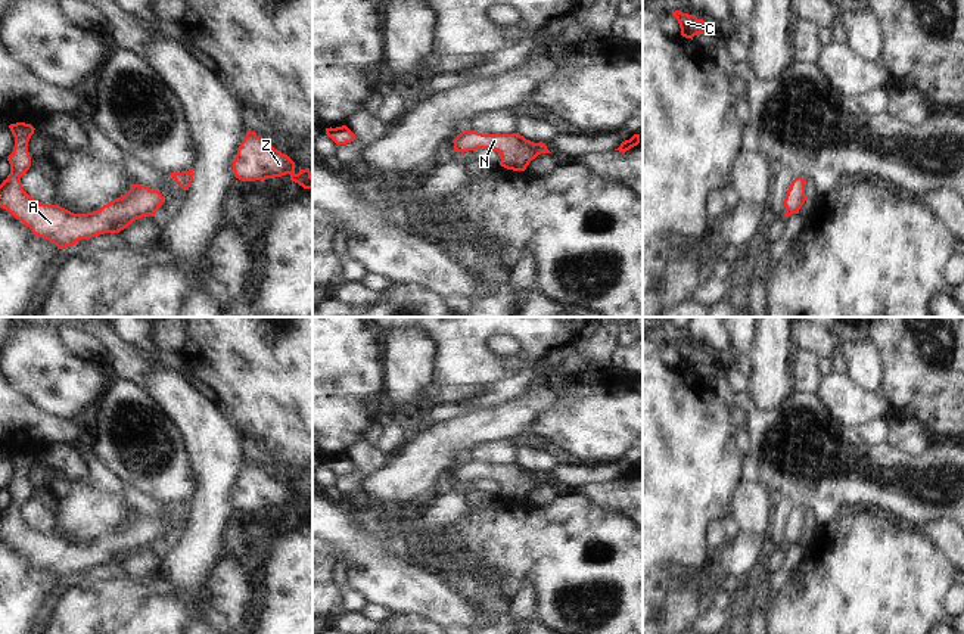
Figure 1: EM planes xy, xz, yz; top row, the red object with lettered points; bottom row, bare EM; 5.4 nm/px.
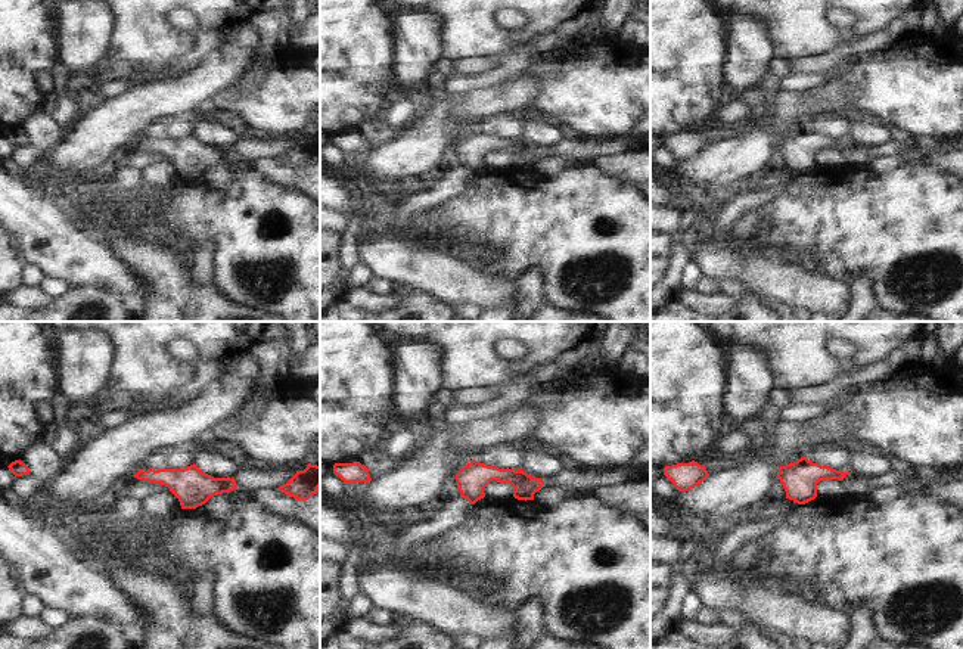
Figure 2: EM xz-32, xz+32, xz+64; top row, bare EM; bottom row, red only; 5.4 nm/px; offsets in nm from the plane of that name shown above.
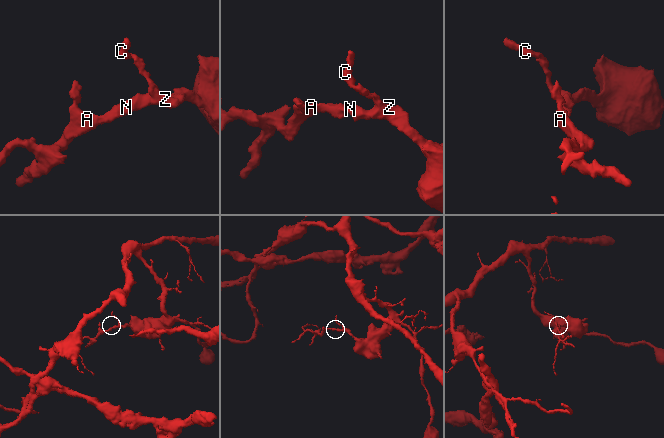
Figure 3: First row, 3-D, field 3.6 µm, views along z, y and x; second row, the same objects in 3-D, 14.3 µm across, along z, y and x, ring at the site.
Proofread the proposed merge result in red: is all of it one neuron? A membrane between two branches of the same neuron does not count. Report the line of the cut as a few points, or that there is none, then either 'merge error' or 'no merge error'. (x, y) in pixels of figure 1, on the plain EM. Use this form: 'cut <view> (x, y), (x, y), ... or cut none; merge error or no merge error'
cut none; no merge error

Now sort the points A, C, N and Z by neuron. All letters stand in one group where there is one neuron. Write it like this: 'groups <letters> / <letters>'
groups A C N Z

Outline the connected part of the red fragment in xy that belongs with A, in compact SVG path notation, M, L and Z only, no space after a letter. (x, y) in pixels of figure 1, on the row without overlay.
M25 453L10 454L9 459L15 467L15 478L7 487L10 504L0 515L0 538L22 551L35 566L53 572L57 579L74 576L81 569L119 563L139 548L155 547L164 534L164 526L158 520L140 515L133 515L121 528L87 544L40 534L22 519L21 513L21 507L31 497L28 472L35 459Z

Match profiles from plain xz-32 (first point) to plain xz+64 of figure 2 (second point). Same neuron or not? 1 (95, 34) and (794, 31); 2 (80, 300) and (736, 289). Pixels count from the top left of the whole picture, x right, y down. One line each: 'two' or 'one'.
1: two
2: two

